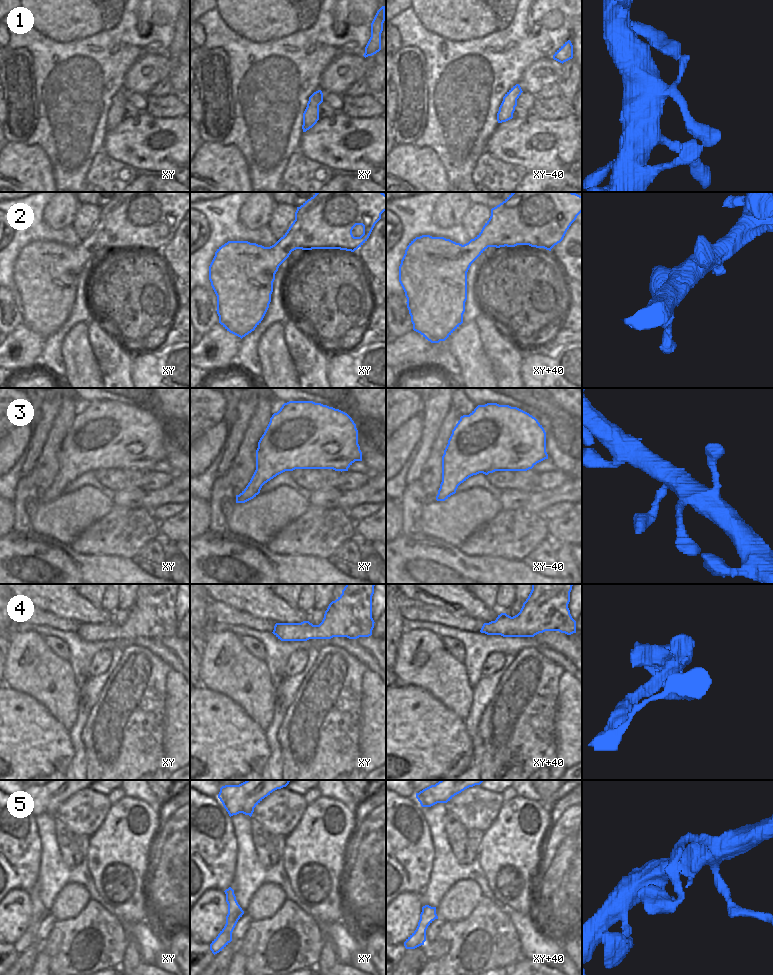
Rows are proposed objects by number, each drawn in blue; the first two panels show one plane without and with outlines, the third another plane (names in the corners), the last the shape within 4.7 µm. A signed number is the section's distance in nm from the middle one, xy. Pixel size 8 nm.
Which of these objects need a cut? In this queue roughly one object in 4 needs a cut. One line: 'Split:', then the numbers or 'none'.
Split: none

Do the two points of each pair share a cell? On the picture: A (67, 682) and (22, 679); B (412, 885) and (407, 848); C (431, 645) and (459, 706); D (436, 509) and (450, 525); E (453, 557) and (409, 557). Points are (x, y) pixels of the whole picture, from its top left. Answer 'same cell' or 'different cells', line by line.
A: same cell
B: same cell
C: same cell
D: same cell
E: same cell

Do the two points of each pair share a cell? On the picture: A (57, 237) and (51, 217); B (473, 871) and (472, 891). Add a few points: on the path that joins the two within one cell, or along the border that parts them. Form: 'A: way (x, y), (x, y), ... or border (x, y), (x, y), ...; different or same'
A: border (42, 209), (42, 220), (48, 226), (70, 225); different
B: border (450, 886), (461, 879), (472, 879), (483, 895); different

